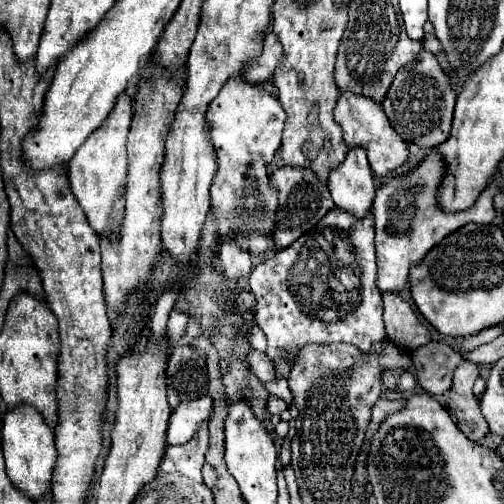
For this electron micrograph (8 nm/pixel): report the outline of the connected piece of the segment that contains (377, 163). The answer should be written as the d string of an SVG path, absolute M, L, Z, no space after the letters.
M341 91L337 97L333 115L335 115L335 121L343 127L343 139L347 147L357 147L357 145L365 147L367 159L375 177L385 177L389 171L397 169L407 161L409 157L407 143L395 133L395 129L391 129L391 123L387 121L387 115L383 113L381 103L371 101L369 97L363 97L363 95L355 95L353 91Z

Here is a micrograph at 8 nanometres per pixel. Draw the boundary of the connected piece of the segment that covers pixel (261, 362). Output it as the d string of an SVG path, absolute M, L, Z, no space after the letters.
M251 351L251 353L247 355L247 361L249 361L251 371L253 371L263 383L275 379L275 363L273 363L271 357L267 357L265 353Z

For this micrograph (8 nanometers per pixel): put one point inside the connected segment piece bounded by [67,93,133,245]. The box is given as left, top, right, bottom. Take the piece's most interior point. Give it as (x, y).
(97, 171)

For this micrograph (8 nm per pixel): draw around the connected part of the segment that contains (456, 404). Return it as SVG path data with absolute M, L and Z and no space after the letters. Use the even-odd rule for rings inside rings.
M463 361L455 369L453 387L445 395L445 409L451 421L465 433L471 441L481 441L489 429L487 421L481 417L479 399L473 395L473 383L479 375L479 365L471 361Z

